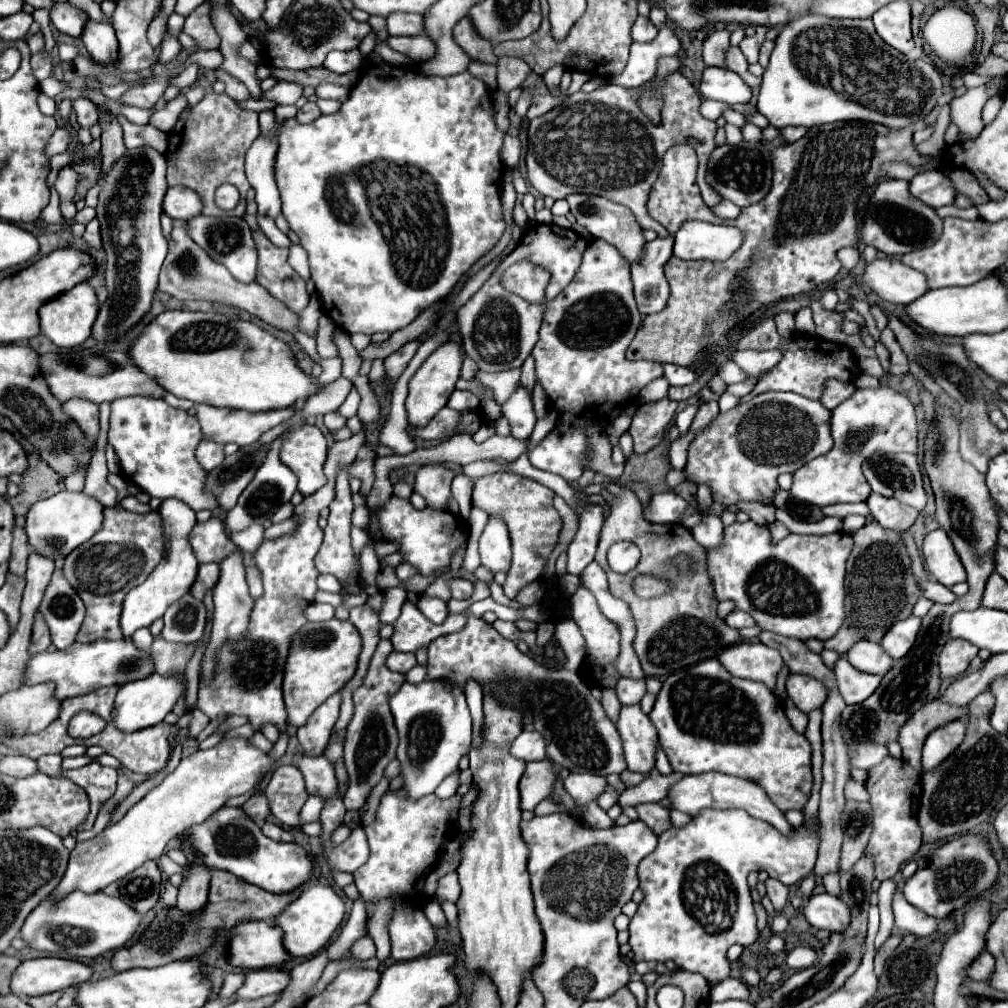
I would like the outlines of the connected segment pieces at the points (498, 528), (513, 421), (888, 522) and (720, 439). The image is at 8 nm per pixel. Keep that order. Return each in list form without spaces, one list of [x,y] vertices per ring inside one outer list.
[[[490,516],[484,526],[480,536],[480,560],[492,572],[506,572],[510,568],[510,536],[506,532],[506,522],[500,516]]]
[[[518,386],[518,390],[510,396],[510,400],[502,406],[502,414],[508,418],[510,428],[512,428],[512,436],[518,440],[526,440],[536,424],[536,416],[532,410],[532,396],[528,396],[528,392]]]
[[[870,494],[866,504],[874,520],[878,520],[884,528],[892,528],[898,532],[906,532],[920,514],[916,508],[910,508],[894,498],[884,498],[880,494]]]
[[[764,392],[750,402],[738,404],[726,414],[718,414],[698,436],[692,440],[688,448],[686,460],[686,478],[696,486],[706,484],[712,490],[714,502],[722,506],[736,506],[738,502],[762,502],[774,500],[778,490],[778,476],[786,472],[796,472],[808,460],[826,454],[832,448],[830,436],[831,411],[826,409],[819,400],[811,400],[792,394],[792,392]]]

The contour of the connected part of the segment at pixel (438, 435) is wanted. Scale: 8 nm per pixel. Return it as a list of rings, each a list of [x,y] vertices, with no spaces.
[[[442,408],[432,420],[428,426],[424,428],[410,428],[408,426],[408,432],[418,436],[418,438],[424,438],[424,440],[446,440],[454,434],[458,434],[458,416],[462,416],[460,412],[454,412],[452,408]]]

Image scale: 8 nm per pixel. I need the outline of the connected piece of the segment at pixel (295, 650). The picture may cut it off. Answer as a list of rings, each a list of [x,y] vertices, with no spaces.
[[[328,620],[308,622],[290,642],[290,652],[284,664],[284,704],[290,726],[306,724],[308,716],[332,694],[336,694],[356,672],[358,654],[362,650],[360,632],[352,622]]]

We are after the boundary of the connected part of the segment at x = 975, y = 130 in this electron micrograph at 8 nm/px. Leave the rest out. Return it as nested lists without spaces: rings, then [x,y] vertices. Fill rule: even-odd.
[[[1000,76],[992,78],[988,84],[982,84],[978,88],[970,88],[966,90],[966,94],[954,98],[950,102],[950,120],[960,128],[960,132],[970,134],[972,138],[976,138],[982,132],[982,120],[980,120],[980,112],[984,108],[984,104],[990,98],[990,92],[1000,92]]]

